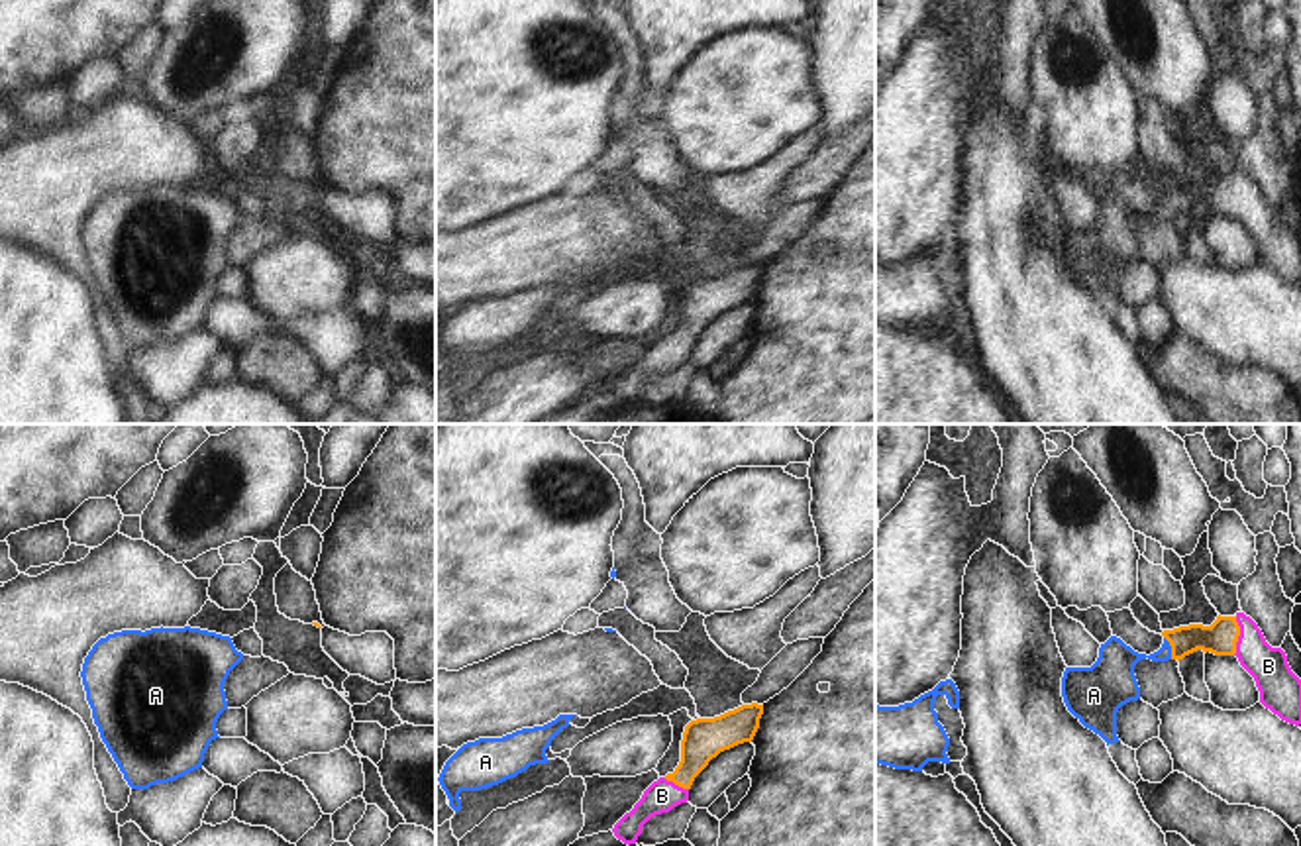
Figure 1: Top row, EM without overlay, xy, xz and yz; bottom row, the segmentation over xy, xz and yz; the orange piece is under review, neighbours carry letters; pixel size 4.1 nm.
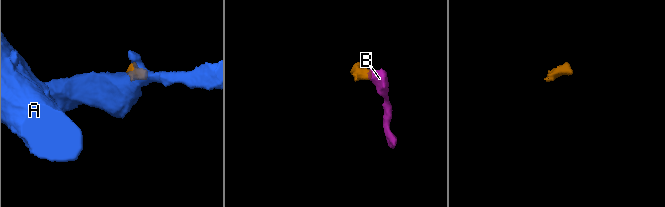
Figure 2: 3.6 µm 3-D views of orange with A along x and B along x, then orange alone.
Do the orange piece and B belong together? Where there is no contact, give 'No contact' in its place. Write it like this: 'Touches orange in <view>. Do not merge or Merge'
Touches orange in yz. Merge

